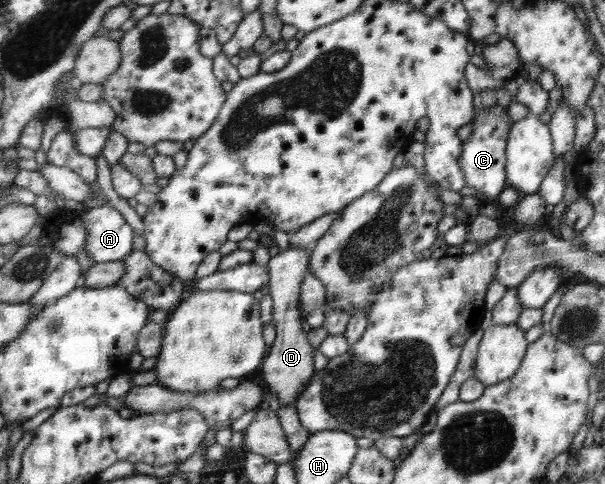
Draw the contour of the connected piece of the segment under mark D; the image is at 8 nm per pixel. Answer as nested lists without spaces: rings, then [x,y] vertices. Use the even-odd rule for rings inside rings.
[[[289,246],[284,251],[278,252],[274,257],[270,257],[267,267],[269,269],[269,291],[273,300],[272,319],[275,321],[276,338],[269,355],[265,358],[264,369],[261,370],[263,384],[267,391],[275,393],[281,406],[293,405],[297,402],[297,397],[301,396],[304,386],[309,383],[316,371],[313,357],[315,357],[315,345],[309,345],[307,335],[303,333],[301,325],[301,285],[303,279],[309,275],[309,261],[312,259],[312,246],[307,248],[295,248]]]

